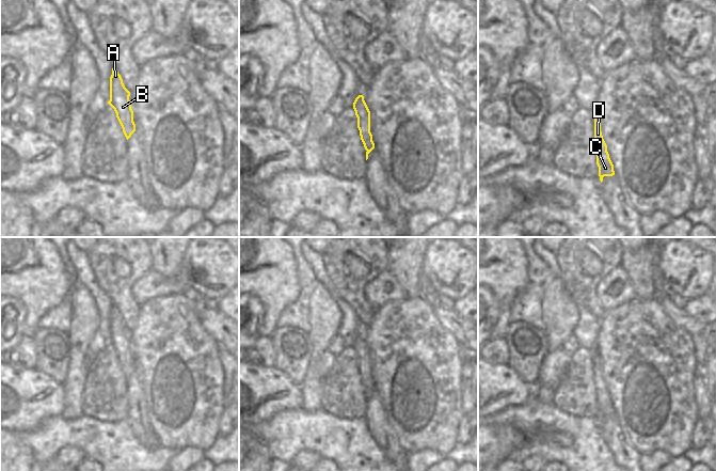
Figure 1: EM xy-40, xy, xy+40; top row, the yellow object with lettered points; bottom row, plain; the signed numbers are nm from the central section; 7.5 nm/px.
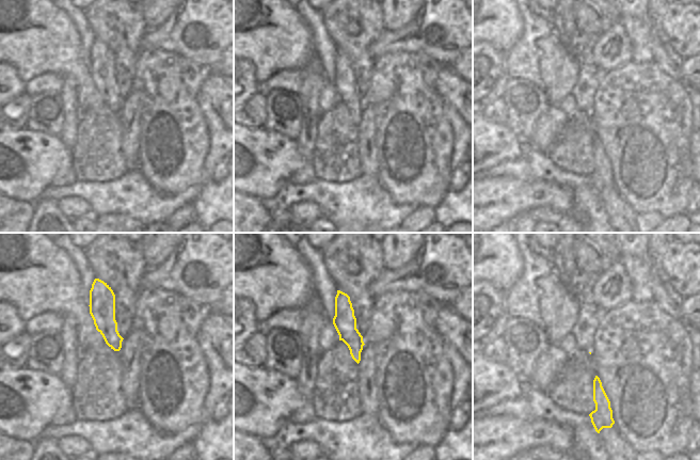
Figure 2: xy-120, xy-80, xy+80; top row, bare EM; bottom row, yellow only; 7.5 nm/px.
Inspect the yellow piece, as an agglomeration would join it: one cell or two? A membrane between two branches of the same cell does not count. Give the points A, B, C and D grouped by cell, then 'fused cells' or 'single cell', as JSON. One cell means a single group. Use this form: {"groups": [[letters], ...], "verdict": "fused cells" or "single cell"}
{"groups": [["A", "B", "C", "D"]], "verdict": "single cell"}

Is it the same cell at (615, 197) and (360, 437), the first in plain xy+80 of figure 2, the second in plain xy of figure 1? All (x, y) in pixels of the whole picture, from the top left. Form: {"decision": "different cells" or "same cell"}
{"decision": "different cells"}

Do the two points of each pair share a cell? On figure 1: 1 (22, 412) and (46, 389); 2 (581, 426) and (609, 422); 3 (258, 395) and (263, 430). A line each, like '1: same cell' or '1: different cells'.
1: same cell
2: different cells
3: different cells

